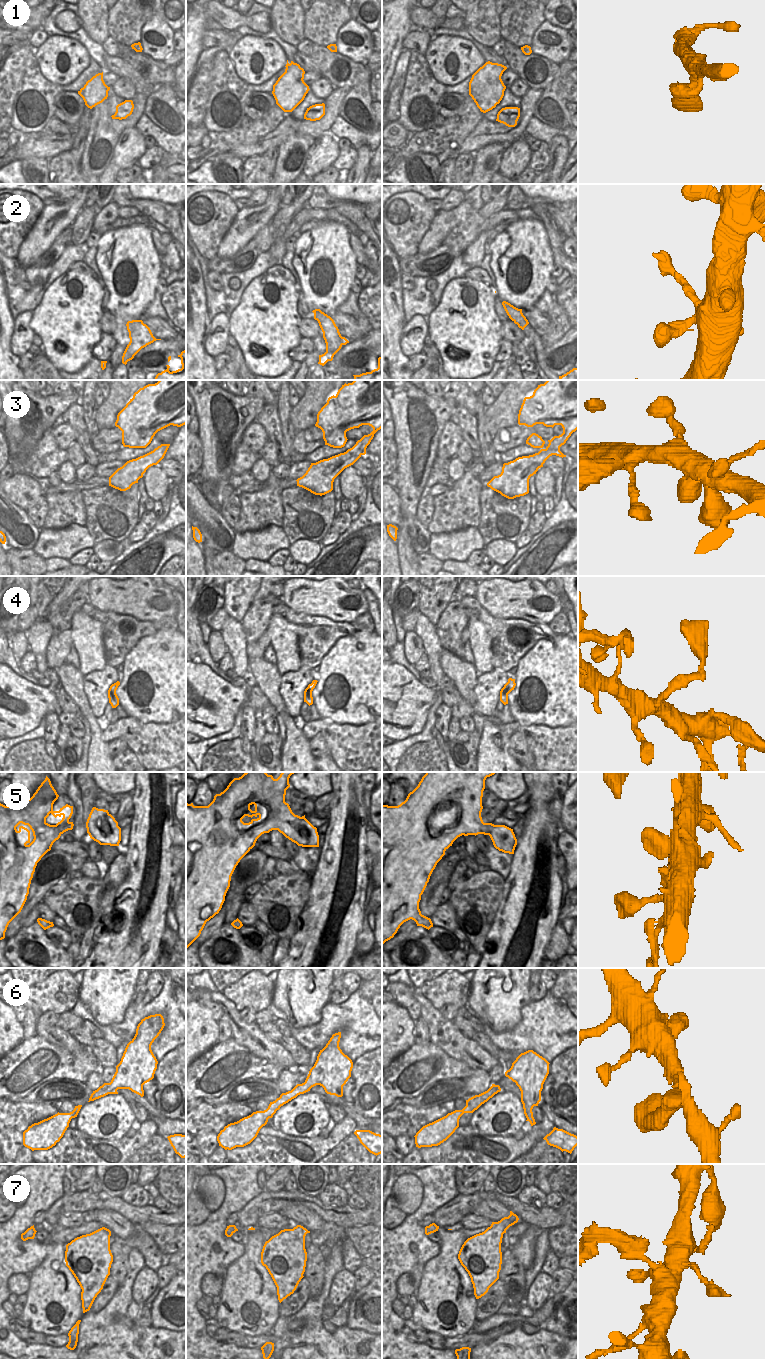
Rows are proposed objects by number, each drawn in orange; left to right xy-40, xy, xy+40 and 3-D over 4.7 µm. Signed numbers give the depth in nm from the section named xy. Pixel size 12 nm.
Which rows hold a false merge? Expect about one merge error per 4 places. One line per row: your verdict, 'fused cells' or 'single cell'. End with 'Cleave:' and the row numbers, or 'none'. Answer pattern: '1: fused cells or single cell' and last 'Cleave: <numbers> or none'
1: single cell
2: single cell
3: fused cells
4: single cell
5: single cell
6: single cell
7: fused cells
Cleave: 3, 7

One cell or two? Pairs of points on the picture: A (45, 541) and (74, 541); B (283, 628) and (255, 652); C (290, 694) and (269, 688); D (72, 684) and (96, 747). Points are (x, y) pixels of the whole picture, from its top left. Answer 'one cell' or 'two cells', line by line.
A: one cell
B: two cells
C: two cells
D: one cell

